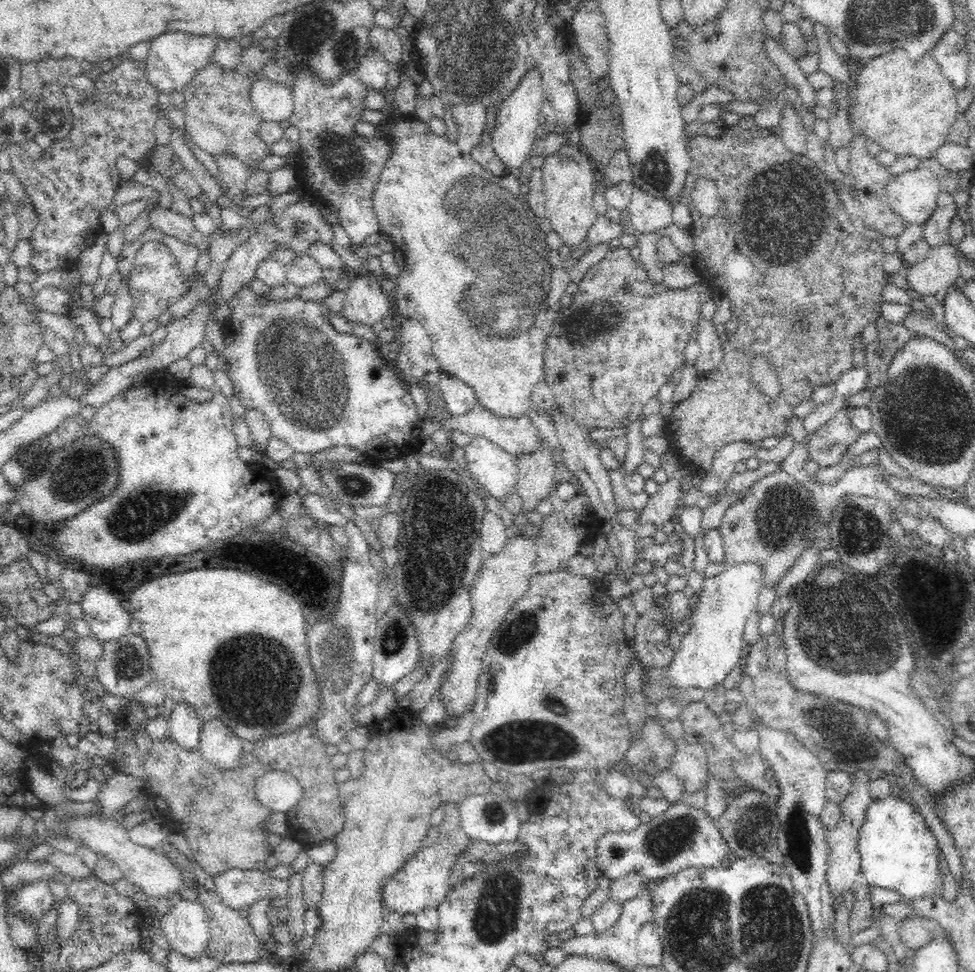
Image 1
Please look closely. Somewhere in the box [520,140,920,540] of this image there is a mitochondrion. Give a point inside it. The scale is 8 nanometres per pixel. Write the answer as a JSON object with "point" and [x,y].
{"point":[788,215]}

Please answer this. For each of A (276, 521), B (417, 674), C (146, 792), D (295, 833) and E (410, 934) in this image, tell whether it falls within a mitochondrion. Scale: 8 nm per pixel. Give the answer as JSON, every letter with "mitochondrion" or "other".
{"A":"other","B":"other","C":"other","D":"other","E":"other"}

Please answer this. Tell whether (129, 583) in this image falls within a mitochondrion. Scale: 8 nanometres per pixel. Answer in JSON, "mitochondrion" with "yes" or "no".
{"mitochondrion":"no"}

